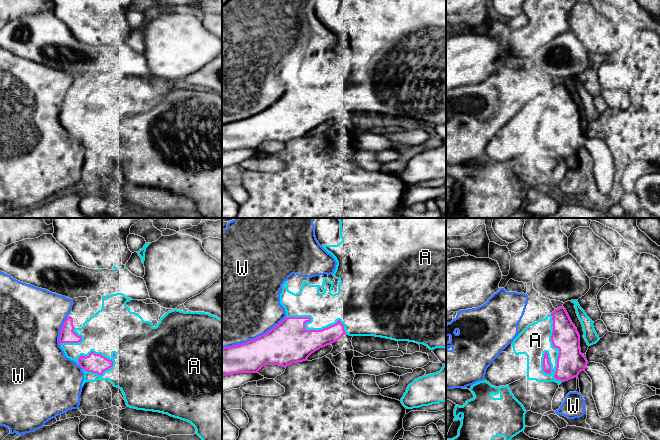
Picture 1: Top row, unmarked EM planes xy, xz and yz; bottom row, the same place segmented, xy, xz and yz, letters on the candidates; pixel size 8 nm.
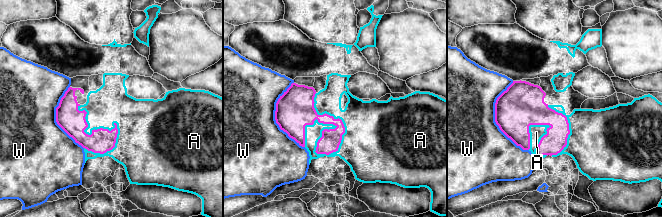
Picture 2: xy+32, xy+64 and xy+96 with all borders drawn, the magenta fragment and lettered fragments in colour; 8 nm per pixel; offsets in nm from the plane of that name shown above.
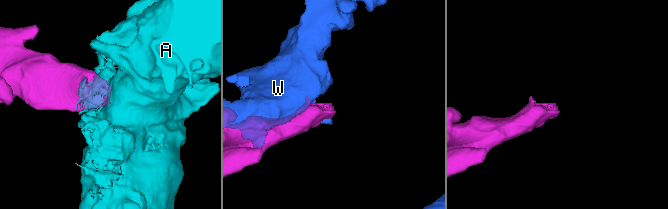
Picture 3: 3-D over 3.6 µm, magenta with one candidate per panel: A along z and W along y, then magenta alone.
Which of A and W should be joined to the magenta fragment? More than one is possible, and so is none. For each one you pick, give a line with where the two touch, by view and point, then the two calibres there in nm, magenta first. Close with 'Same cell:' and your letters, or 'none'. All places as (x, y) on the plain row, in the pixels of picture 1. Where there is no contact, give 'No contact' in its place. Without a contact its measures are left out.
A: Touches magenta at xz (311, 106). Thickness 340 nm (magenta) against 280 nm
Same cell: A

